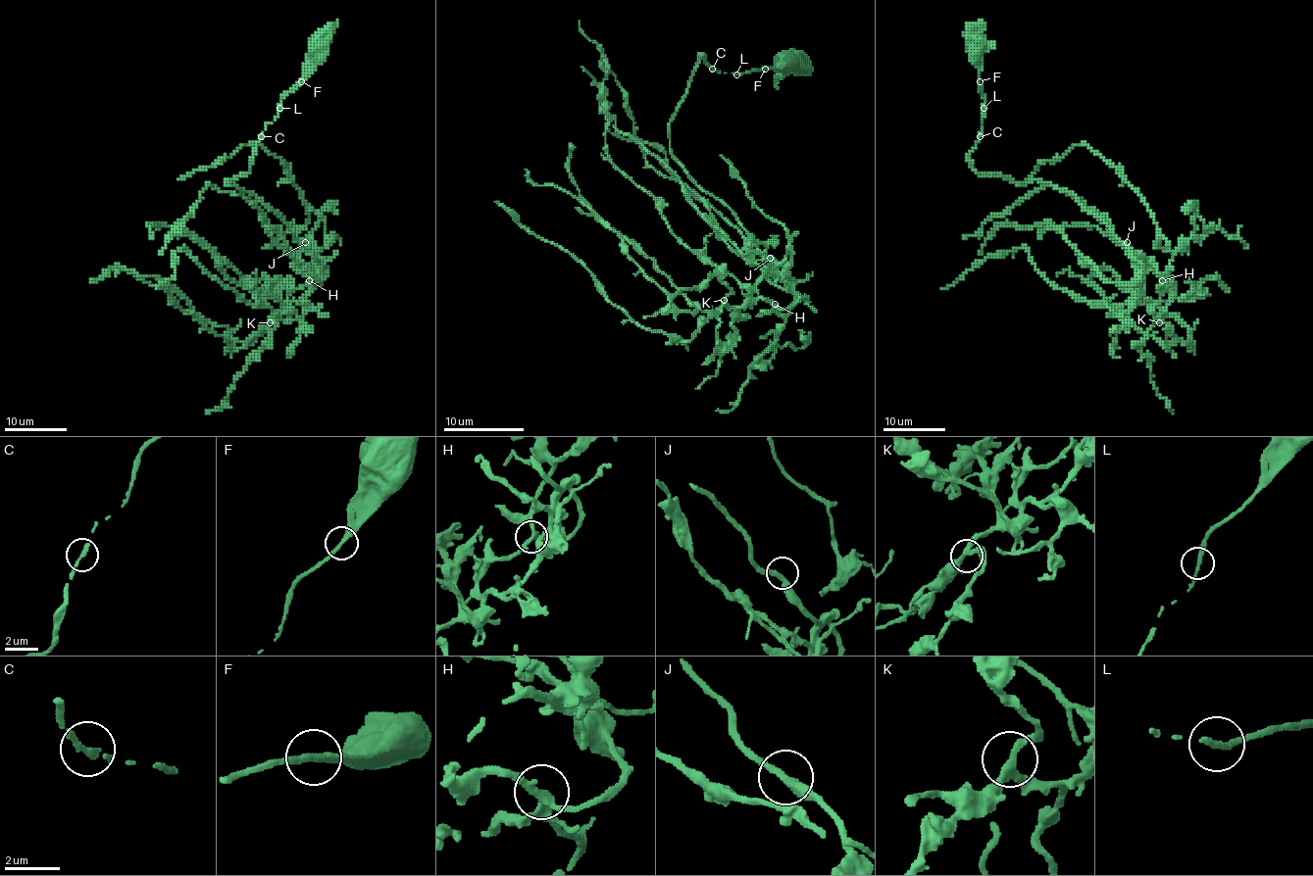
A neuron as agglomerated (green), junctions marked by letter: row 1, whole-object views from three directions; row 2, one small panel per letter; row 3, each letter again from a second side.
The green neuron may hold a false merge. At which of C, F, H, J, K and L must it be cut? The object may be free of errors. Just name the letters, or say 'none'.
none

